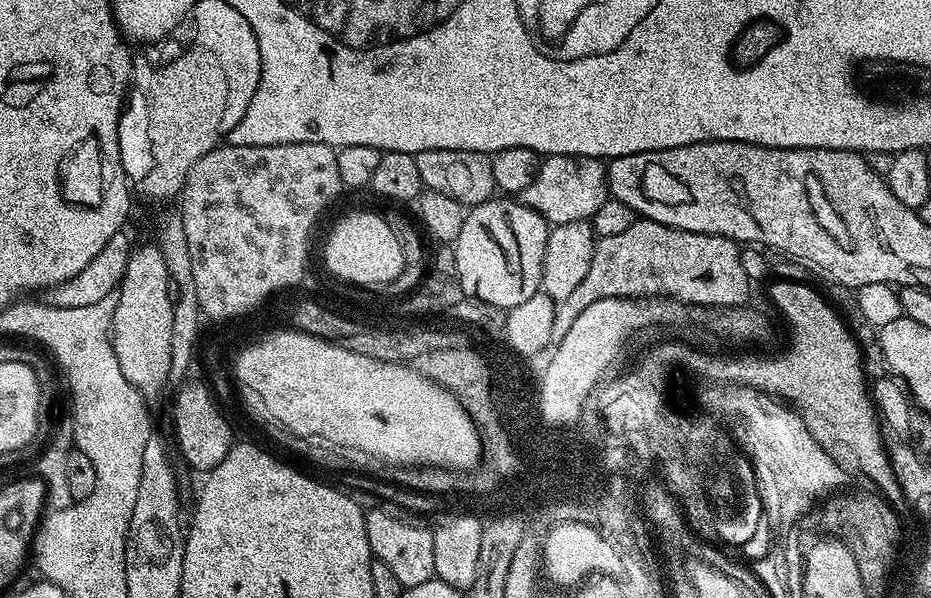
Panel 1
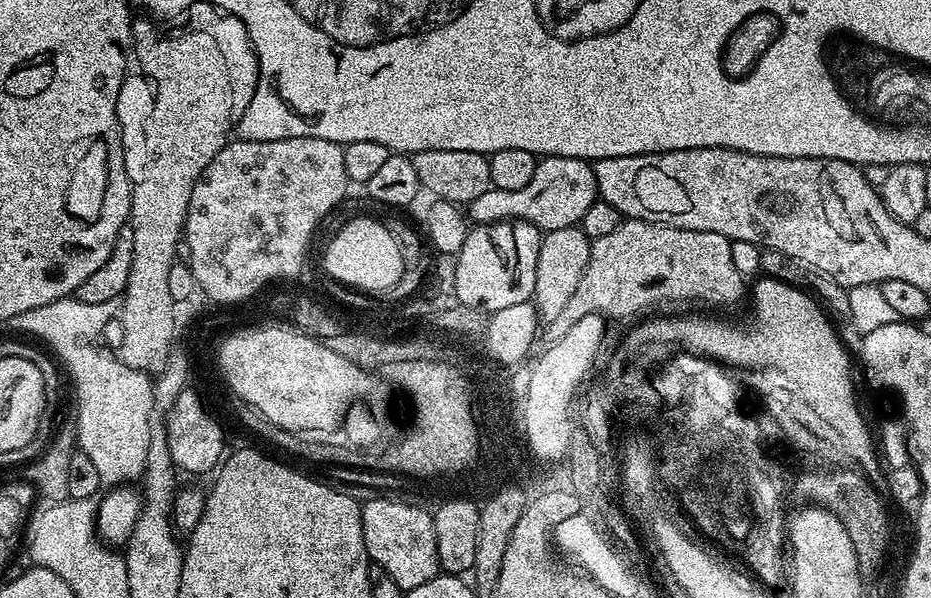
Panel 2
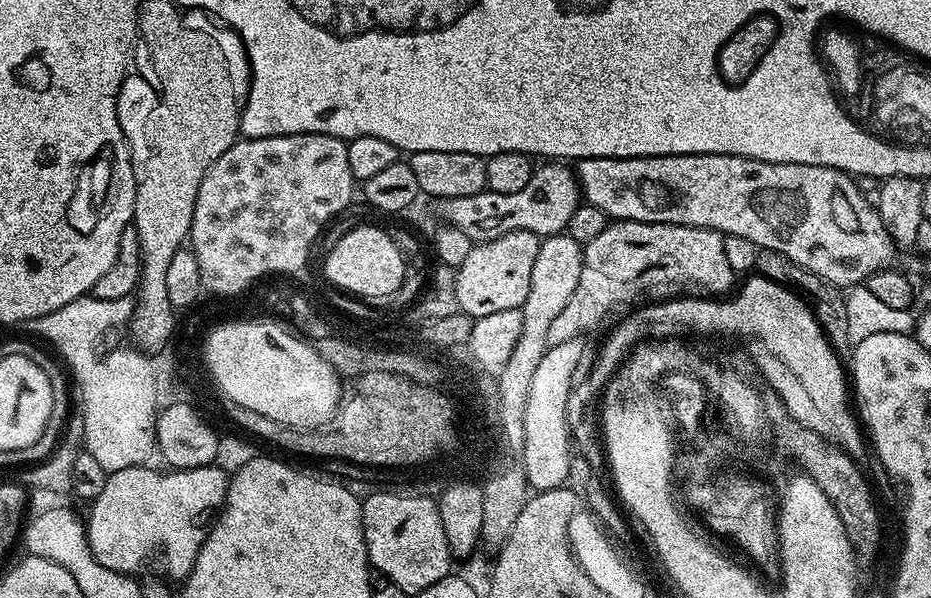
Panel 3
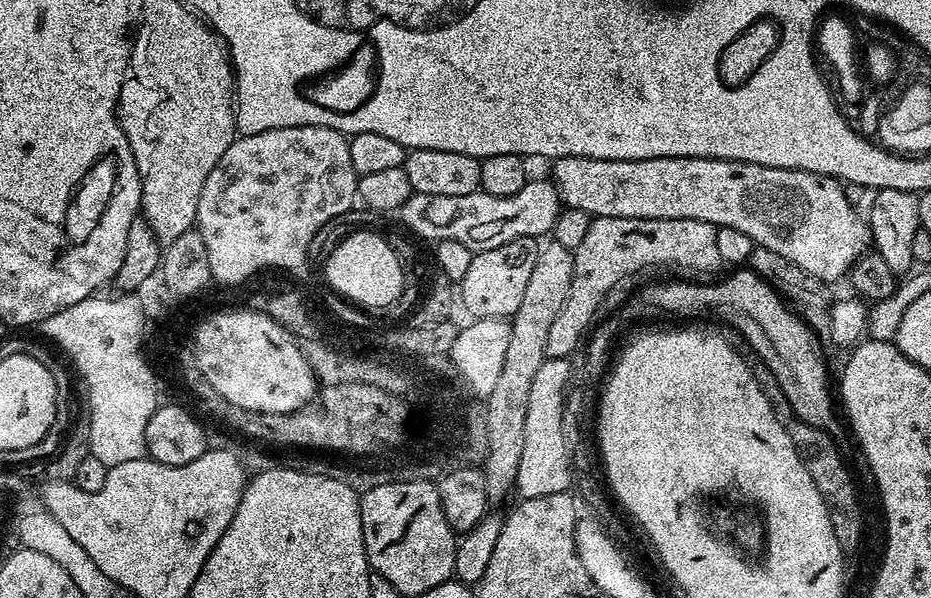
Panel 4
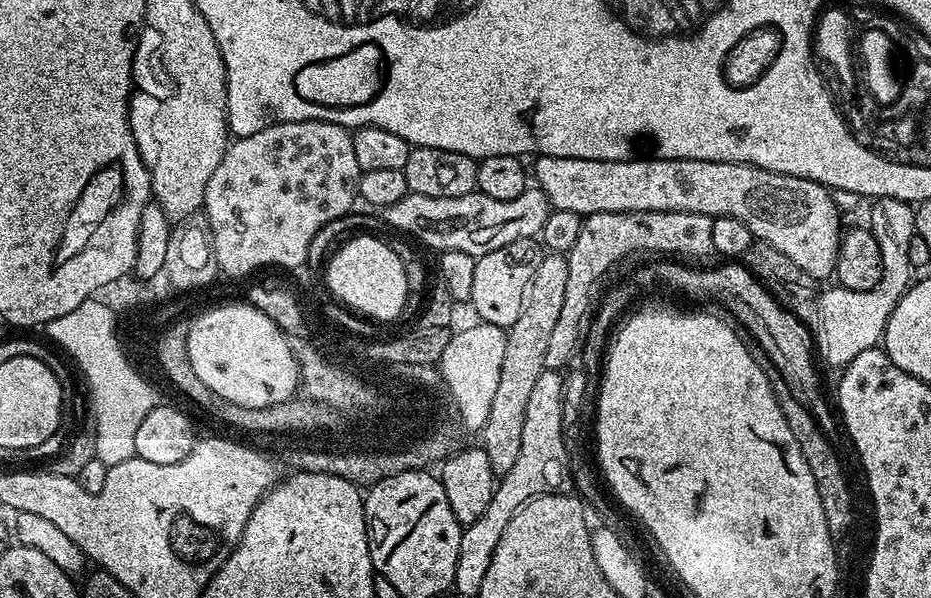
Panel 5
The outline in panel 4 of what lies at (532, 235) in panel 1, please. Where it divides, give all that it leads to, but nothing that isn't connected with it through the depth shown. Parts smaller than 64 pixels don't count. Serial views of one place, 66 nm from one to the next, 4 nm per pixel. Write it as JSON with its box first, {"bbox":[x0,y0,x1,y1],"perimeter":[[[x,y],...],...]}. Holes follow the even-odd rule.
{"bbox":[458,237,541,320],"perimeter":[[[533,237],[514,238],[514,242],[506,242],[494,250],[477,252],[470,262],[470,270],[466,270],[466,278],[458,282],[458,296],[473,313],[473,317],[485,320],[486,318],[498,318],[499,320],[510,318],[518,310],[522,298],[526,294],[526,285],[530,283],[530,274],[534,271],[534,262],[538,262],[538,254],[541,245]]]}

